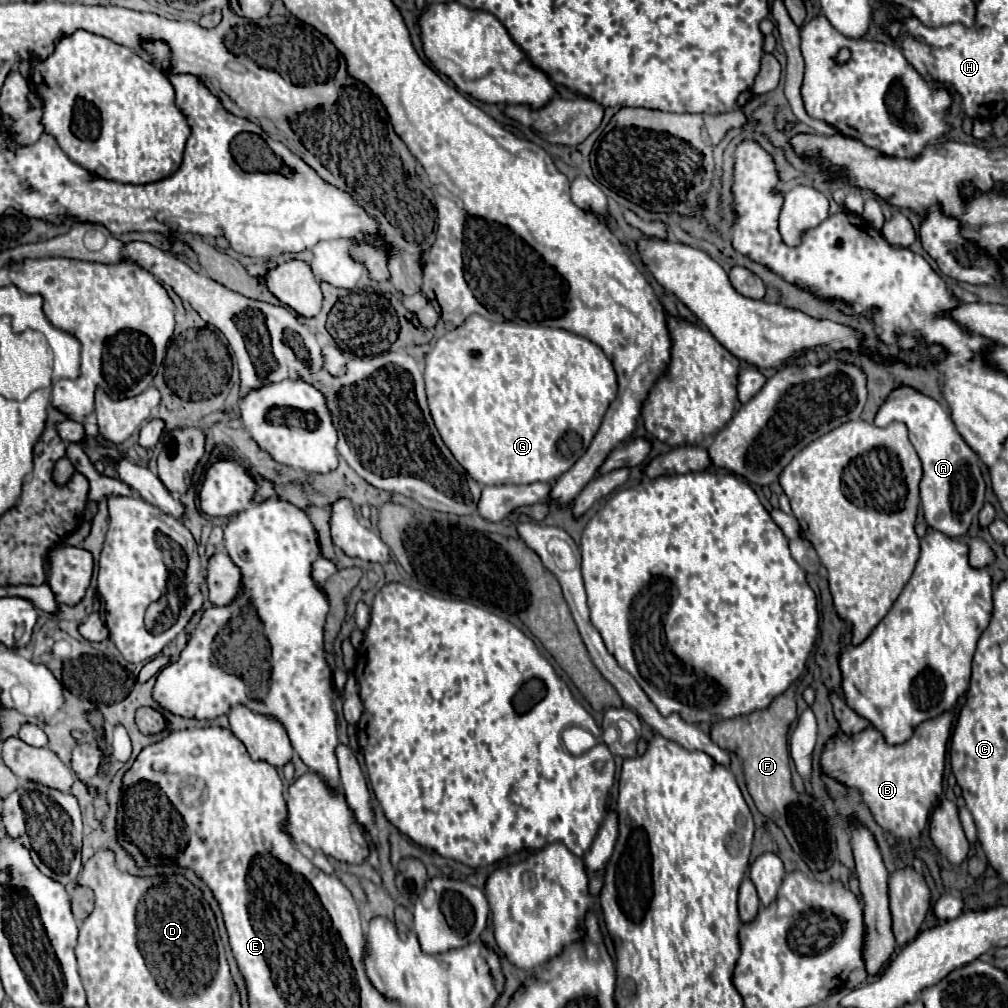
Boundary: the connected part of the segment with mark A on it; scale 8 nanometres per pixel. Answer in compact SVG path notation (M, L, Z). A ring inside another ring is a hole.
M901 386L891 392L887 402L879 408L875 424L883 428L891 422L903 422L907 426L909 440L921 458L923 478L919 484L919 496L925 522L929 524L929 528L939 530L949 538L965 536L973 518L981 510L985 496L985 482L979 470L979 456L961 438L953 420L939 406L939 402L929 396L923 396L921 392L909 386Z

